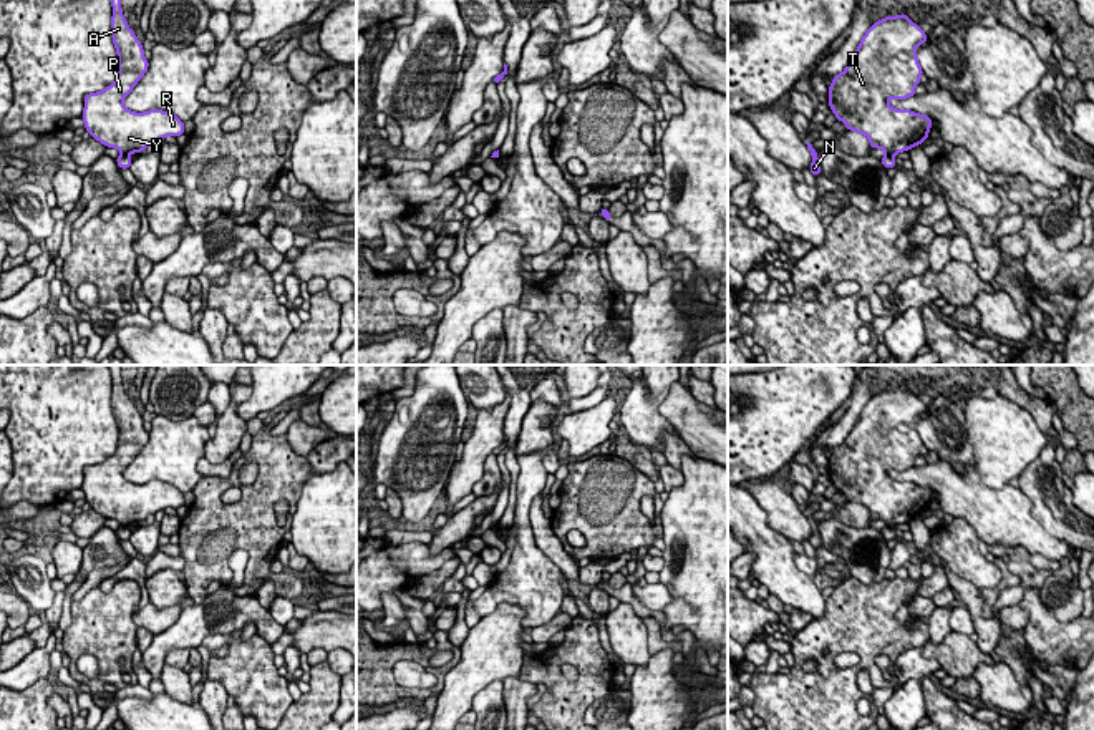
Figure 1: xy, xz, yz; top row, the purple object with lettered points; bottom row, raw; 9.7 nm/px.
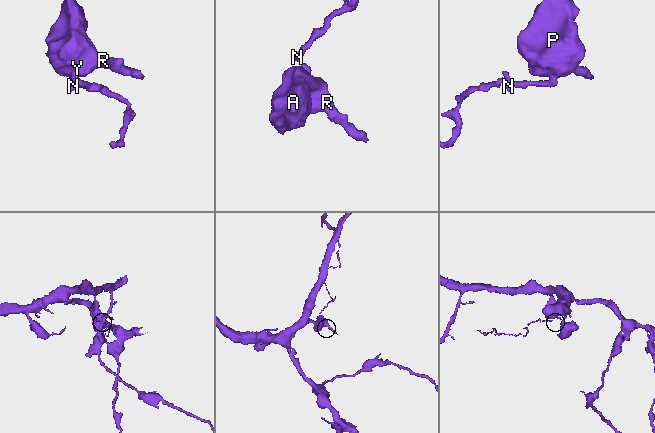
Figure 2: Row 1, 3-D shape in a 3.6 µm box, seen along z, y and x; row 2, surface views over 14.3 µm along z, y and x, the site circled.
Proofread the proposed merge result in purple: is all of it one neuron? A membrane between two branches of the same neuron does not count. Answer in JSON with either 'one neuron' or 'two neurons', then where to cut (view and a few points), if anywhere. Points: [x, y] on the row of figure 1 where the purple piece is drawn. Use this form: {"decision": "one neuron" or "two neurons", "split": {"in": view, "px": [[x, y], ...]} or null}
{"decision": "two neurons", "split": {"in": "xy", "px": [[121, 153], [128, 155]]}}

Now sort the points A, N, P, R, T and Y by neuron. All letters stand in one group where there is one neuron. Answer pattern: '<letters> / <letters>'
A P R T Y / N

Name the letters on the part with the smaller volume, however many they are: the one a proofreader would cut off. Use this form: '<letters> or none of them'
N

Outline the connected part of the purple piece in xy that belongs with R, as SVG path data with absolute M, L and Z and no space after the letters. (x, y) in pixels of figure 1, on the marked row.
M111 0L111 36L118 53L118 76L103 91L85 95L85 129L121 154L143 153L148 144L166 136L184 134L184 121L162 110L134 113L123 105L148 71L143 43L124 20L121 0Z

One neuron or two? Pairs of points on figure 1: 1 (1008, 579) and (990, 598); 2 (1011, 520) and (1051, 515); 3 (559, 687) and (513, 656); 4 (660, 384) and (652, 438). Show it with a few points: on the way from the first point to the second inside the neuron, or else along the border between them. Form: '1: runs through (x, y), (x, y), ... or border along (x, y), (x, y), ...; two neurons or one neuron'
1: runs through (1003, 584), (995, 593); one neuron
2: border along (1018, 488), (1030, 500), (1031, 515), (1063, 541); two neurons
3: border along (526, 652), (517, 676); two neurons
4: runs through (650, 397), (650, 425); one neuron

